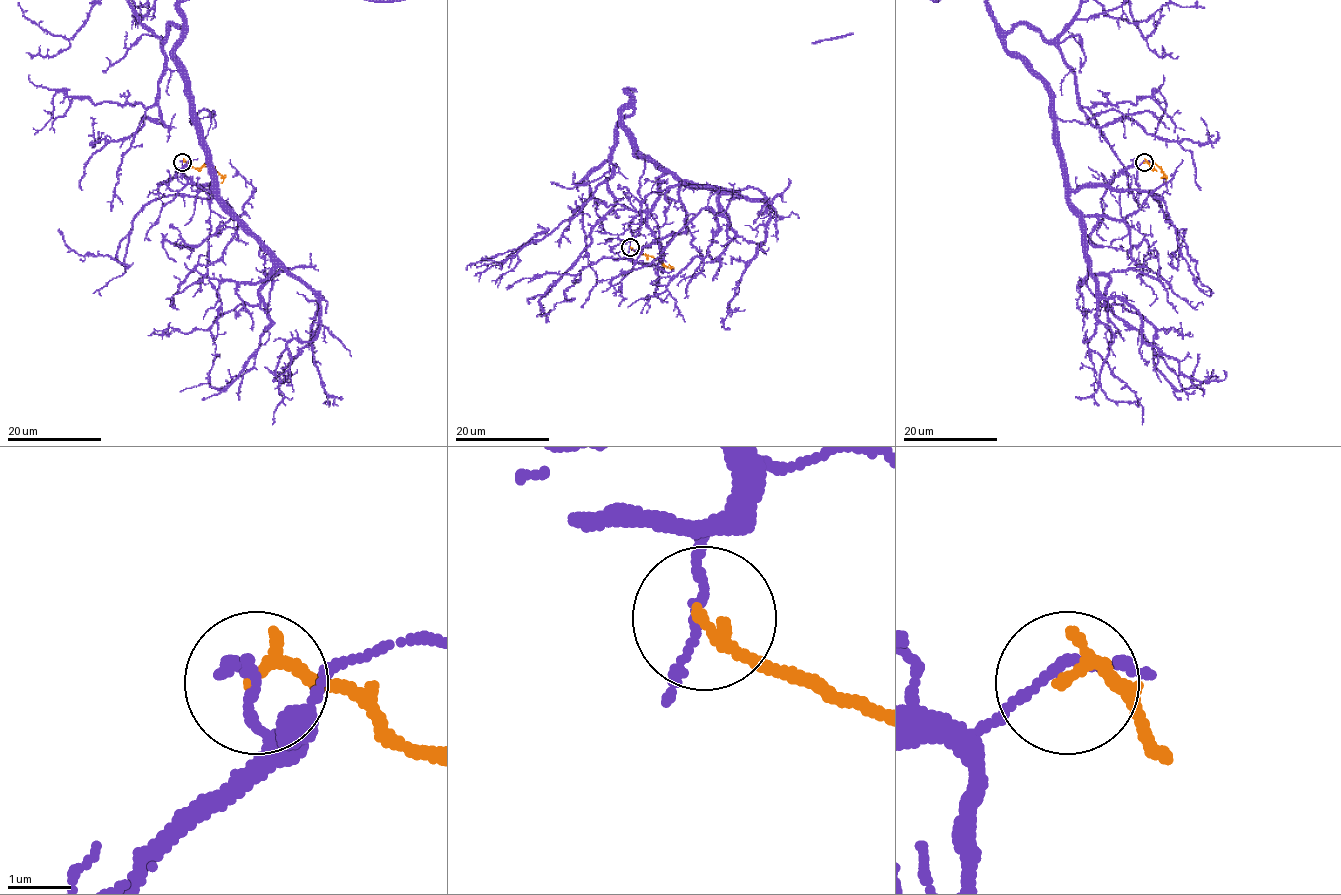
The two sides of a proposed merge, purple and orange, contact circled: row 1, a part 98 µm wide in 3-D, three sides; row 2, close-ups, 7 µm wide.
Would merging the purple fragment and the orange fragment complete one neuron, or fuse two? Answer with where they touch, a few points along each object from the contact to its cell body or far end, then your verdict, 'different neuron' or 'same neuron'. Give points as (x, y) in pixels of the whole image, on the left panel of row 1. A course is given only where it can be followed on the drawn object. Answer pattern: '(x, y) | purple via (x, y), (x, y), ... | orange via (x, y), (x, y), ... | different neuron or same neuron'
(182, 162) | purple via (182, 162), (196, 184), (215, 186), (194, 96), (174, 61), (180, 1) | orange via (182, 163), (187, 162), (194, 167), (209, 164), (223, 178), (222, 183) | different neuron

